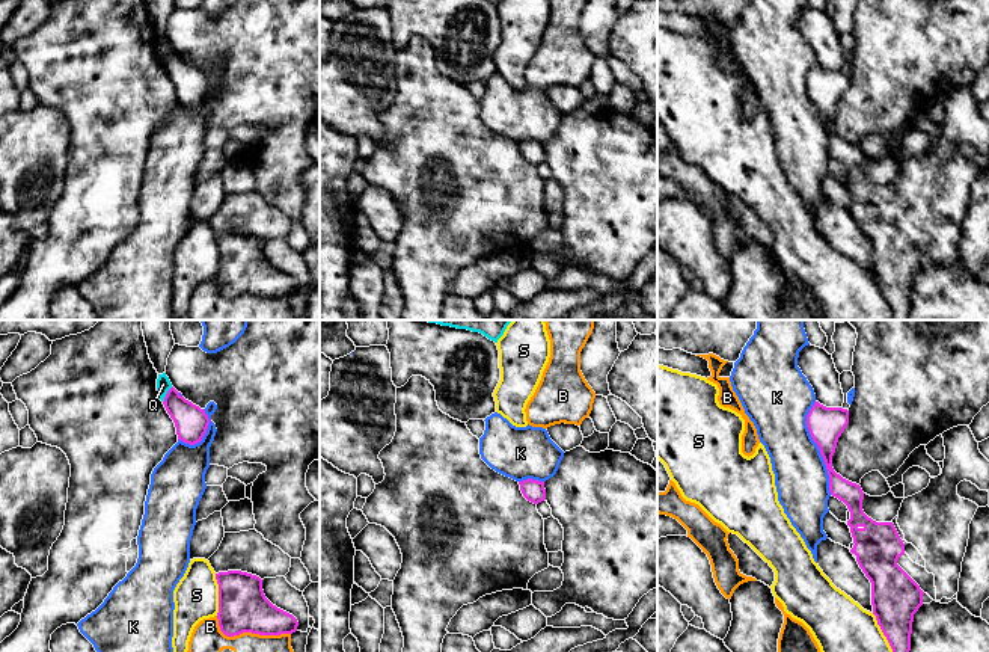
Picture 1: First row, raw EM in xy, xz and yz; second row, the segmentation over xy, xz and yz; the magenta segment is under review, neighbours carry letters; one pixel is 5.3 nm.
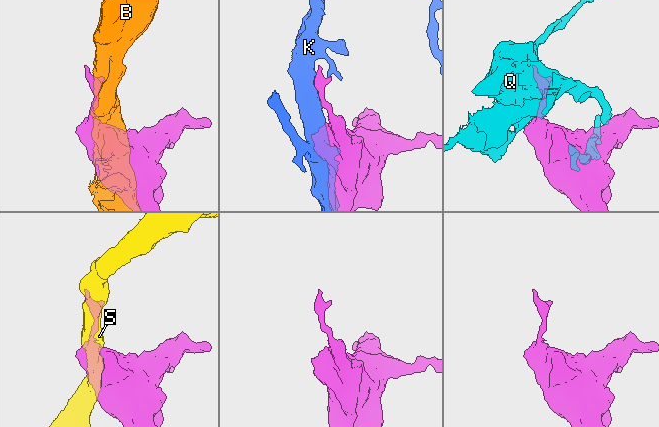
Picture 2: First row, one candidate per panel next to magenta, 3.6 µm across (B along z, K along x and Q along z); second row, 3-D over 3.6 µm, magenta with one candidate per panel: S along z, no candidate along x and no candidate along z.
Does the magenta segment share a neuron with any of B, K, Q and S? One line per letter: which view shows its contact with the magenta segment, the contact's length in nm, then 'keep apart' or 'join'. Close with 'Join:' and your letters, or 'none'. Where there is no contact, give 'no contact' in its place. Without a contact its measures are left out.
B: contact in xy; length 420 nm; keep apart
K: contact in yz; length 500 nm; keep apart
Q: contact in xy; length 100 nm; keep apart
S: contact in xy; length 220 nm; keep apart
Join: none

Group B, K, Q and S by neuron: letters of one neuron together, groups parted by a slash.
B / K / Q / S

